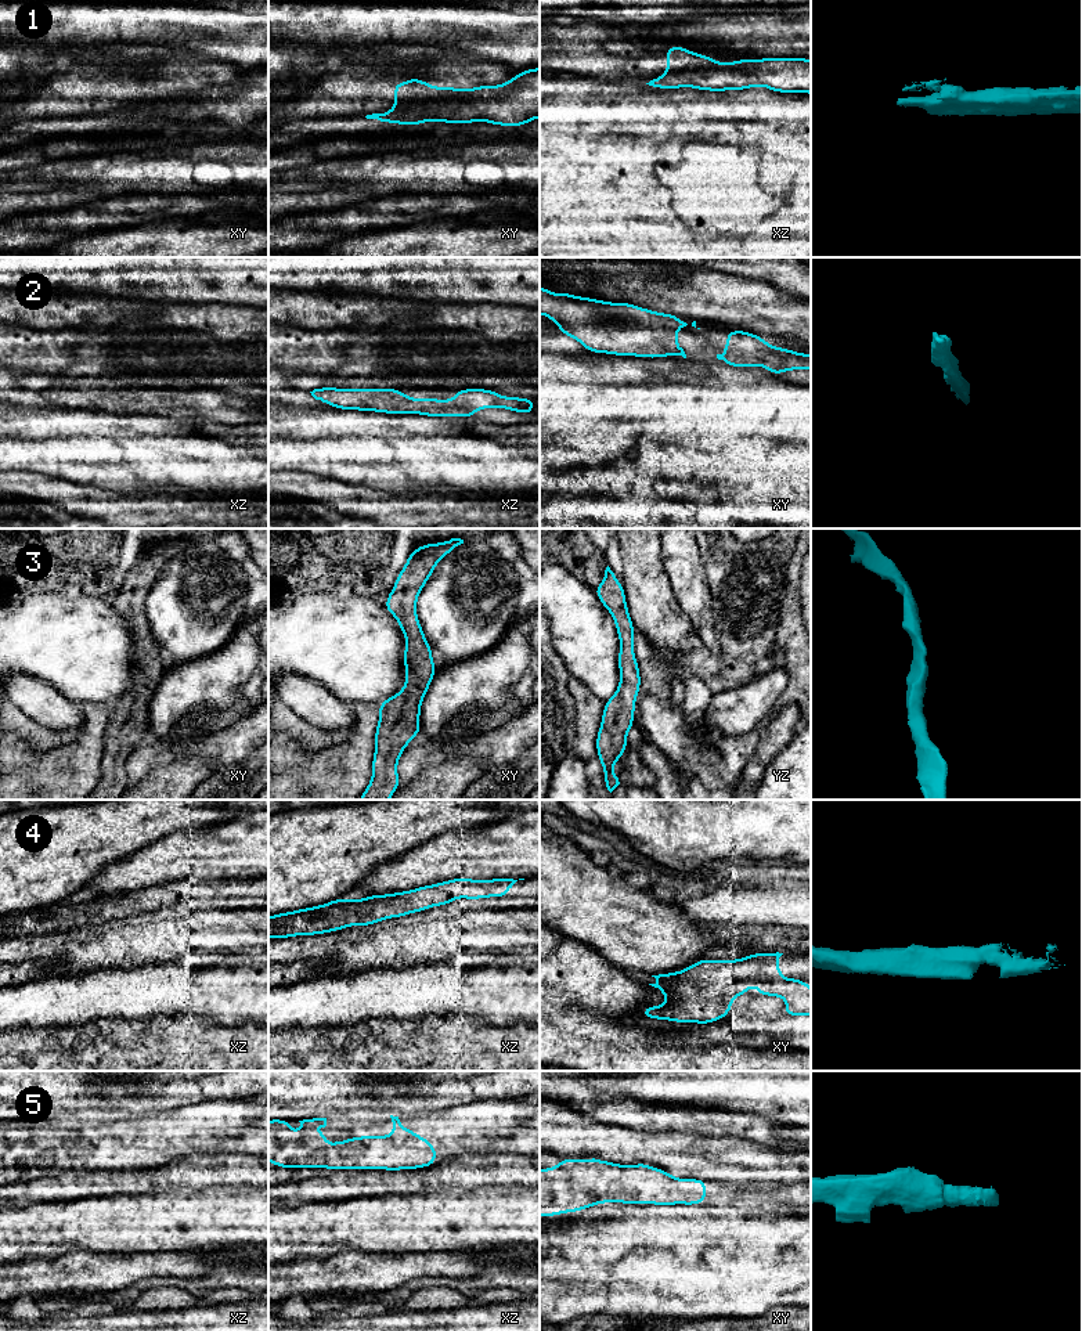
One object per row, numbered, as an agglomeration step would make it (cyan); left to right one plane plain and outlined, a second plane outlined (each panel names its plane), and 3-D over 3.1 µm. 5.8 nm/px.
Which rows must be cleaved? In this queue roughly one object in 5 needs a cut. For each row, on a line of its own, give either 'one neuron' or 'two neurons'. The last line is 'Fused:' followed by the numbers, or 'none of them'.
1: two neurons
2: one neuron
3: one neuron
4: one neuron
5: one neuron
Fused: 1

